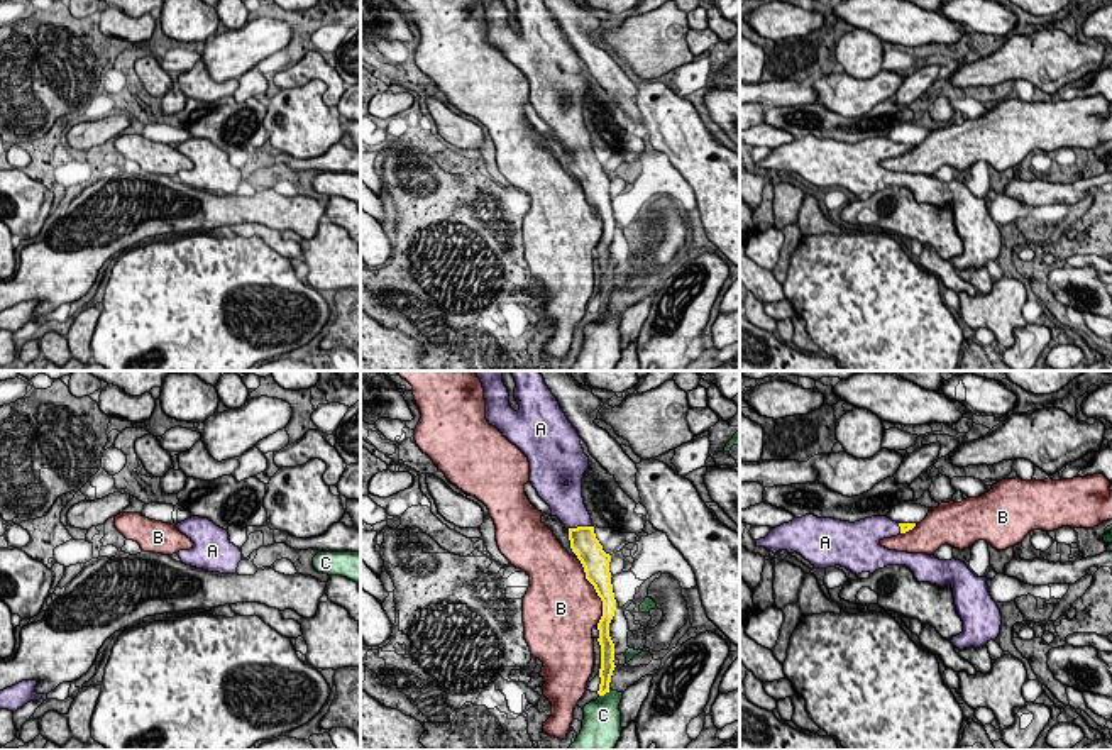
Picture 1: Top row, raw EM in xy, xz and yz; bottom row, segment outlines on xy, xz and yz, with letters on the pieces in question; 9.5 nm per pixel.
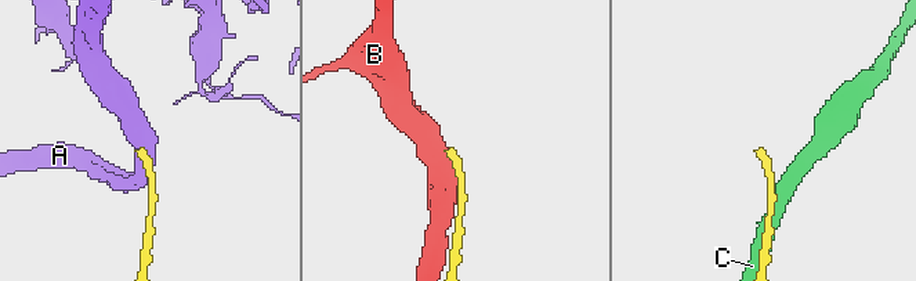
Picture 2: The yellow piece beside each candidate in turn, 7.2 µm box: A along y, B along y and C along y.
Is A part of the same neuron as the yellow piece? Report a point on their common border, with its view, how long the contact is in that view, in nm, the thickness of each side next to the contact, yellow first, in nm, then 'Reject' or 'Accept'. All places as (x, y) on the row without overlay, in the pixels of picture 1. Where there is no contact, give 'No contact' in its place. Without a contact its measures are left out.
Touches yellow at xz (581, 148). Shared border 240 nm. Thickness 260 nm (yellow) against 320 nm. Accept

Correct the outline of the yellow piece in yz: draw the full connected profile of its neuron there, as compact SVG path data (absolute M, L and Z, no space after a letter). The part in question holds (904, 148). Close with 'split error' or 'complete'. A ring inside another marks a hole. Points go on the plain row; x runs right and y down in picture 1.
M806 135L775 147L757 168L777 174L801 174L816 190L834 186L846 188L853 195L870 193L887 186L906 186L919 203L931 203L953 210L955 227L963 242L963 252L951 264L963 269L980 269L997 261L1002 235L992 220L987 198L975 196L961 181L939 181L928 174L907 174L880 166L884 159L912 151L916 144L897 144L887 137L872 137L855 144L834 139Z; split error

